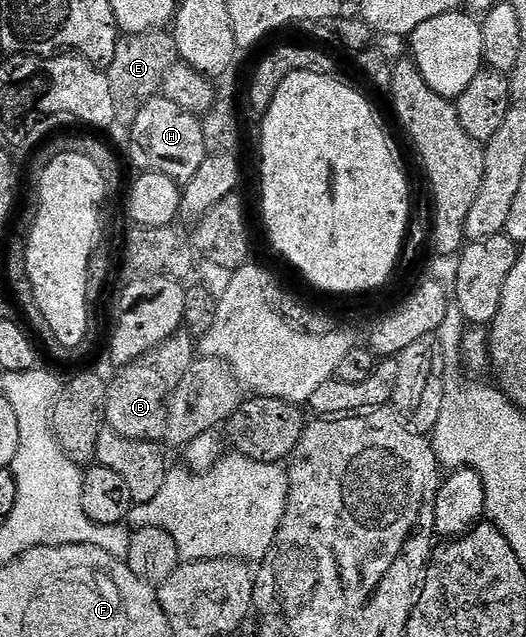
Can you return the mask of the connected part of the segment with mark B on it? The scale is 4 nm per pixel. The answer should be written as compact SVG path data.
M177 333L162 341L150 353L138 361L125 363L116 376L111 376L106 397L105 424L131 439L151 439L160 441L168 428L168 410L172 404L172 394L182 385L186 369L198 357L198 343L188 333Z

